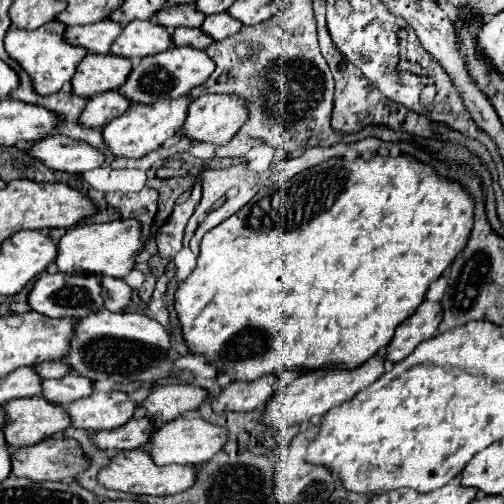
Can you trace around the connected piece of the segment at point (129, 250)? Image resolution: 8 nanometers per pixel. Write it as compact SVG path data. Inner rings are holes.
M136 219L86 223L86 225L72 227L62 235L54 265L58 267L58 271L64 271L64 273L86 271L86 273L108 275L108 277L124 277L134 267L134 261L130 257L140 249L142 249L140 223Z

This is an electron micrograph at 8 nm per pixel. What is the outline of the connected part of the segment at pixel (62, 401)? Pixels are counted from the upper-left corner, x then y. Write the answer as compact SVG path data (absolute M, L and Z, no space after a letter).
M76 373L42 381L42 397L54 405L68 405L80 397L88 397L90 393L92 381L88 381L86 377L78 377Z

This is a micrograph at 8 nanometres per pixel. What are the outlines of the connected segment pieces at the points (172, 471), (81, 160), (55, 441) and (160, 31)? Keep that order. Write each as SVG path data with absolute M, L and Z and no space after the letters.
M132 449L132 451L118 451L110 463L98 471L96 479L100 485L104 485L106 489L114 489L114 491L126 491L126 493L134 493L134 495L174 495L180 493L184 489L188 489L196 477L196 469L192 467L184 467L184 465L164 465L158 467L152 463L148 451L142 449Z
M50 135L34 141L28 147L28 155L42 161L48 169L66 173L84 173L100 167L104 161L104 155L98 149L66 135Z
M48 437L30 447L12 449L12 475L14 477L28 477L32 481L62 481L74 479L88 467L88 459L82 455L80 445L68 437Z
M132 21L112 43L110 53L128 59L142 59L152 53L162 53L170 49L170 45L170 33L162 25L154 21Z

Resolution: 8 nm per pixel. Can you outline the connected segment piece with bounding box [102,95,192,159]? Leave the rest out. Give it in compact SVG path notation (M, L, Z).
M184 95L172 101L156 101L154 105L130 105L130 109L122 117L112 119L102 129L102 139L114 157L126 157L126 159L144 157L146 153L158 149L168 137L176 135L176 131L182 127L186 119L190 103L192 99Z

